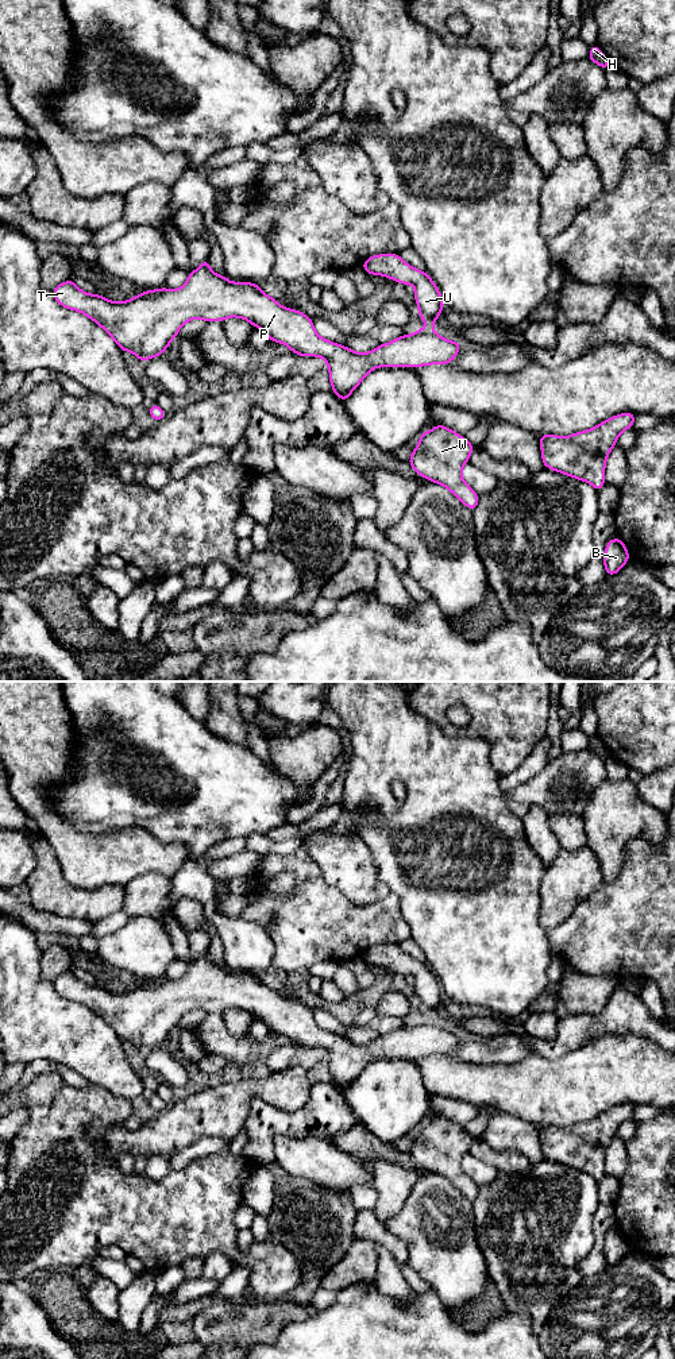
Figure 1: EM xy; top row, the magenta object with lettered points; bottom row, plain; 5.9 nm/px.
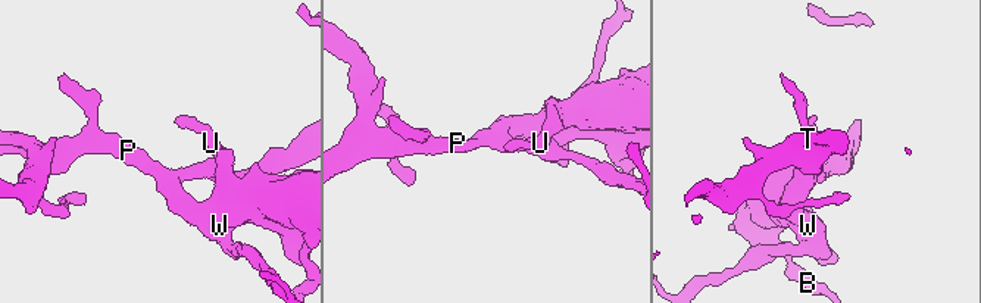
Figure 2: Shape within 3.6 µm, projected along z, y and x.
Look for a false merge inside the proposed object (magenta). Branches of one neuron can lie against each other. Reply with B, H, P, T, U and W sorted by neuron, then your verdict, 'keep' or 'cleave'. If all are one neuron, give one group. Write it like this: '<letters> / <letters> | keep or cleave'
B H P T U W | keep

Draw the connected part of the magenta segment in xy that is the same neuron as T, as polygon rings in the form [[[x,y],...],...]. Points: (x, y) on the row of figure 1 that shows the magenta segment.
[[[398,254],[373,255],[363,262],[362,267],[369,275],[383,275],[402,285],[412,283],[418,314],[427,324],[412,335],[404,335],[390,343],[381,344],[373,351],[359,354],[344,345],[323,339],[315,331],[312,320],[300,310],[286,309],[270,296],[263,293],[256,283],[230,282],[224,275],[215,274],[208,259],[192,273],[180,289],[147,290],[124,302],[113,302],[101,296],[88,294],[78,289],[72,279],[53,289],[55,301],[63,308],[84,313],[97,323],[120,347],[122,351],[132,352],[144,362],[159,356],[167,350],[169,343],[177,337],[180,328],[190,320],[221,323],[227,317],[240,317],[261,328],[270,339],[288,345],[300,356],[320,356],[329,368],[332,391],[343,402],[359,386],[362,379],[377,367],[420,367],[428,364],[448,364],[459,352],[460,343],[439,336],[431,327],[444,308],[443,298],[435,282],[425,271],[420,271]]]

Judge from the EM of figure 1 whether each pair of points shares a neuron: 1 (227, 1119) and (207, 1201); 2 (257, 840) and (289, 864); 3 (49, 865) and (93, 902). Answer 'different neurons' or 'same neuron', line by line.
1: different neurons
2: different neurons
3: same neuron

